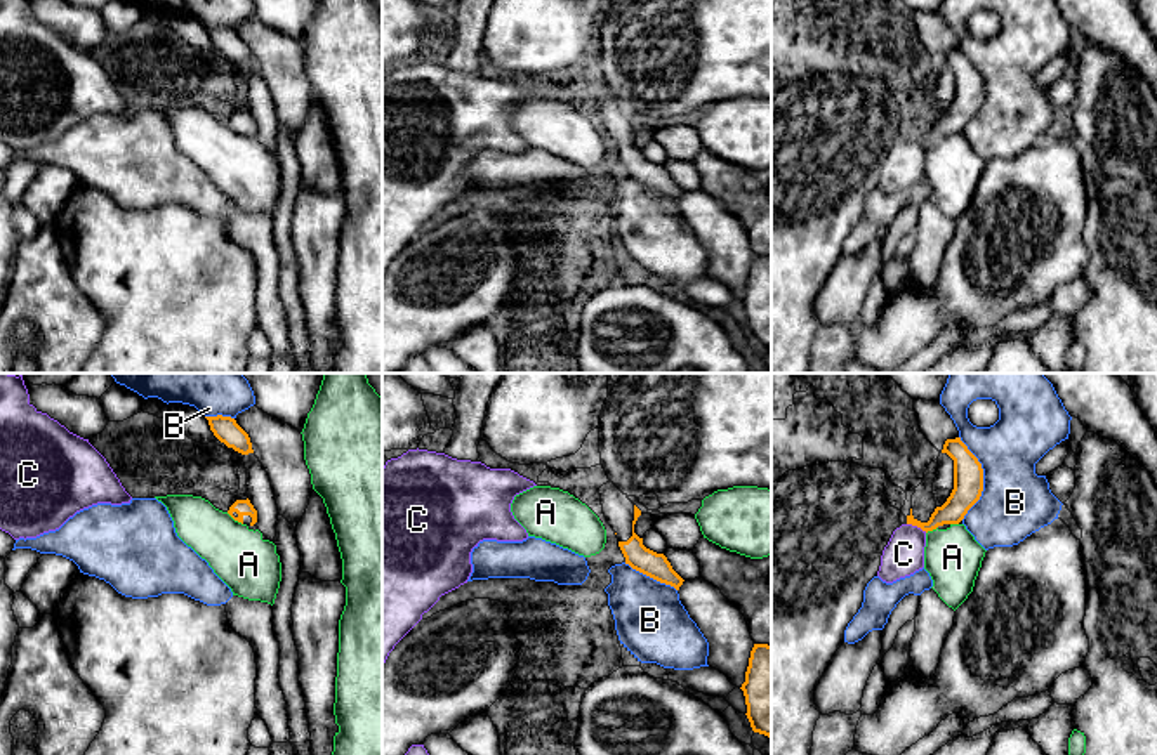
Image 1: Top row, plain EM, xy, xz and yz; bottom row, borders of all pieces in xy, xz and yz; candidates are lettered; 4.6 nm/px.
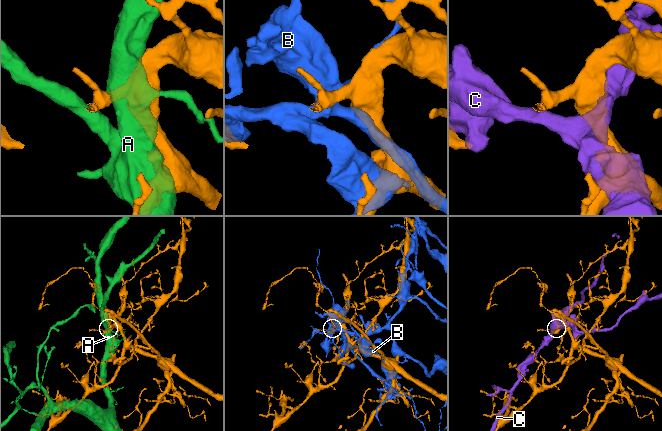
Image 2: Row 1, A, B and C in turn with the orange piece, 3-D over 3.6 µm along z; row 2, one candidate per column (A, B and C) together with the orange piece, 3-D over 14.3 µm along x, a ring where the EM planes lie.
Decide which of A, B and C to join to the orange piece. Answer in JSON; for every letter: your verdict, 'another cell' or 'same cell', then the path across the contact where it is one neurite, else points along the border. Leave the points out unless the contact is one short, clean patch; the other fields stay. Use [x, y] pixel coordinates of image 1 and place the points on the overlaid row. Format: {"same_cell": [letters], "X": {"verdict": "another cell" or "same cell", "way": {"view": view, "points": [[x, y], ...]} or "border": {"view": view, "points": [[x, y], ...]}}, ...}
{"same_cell": [], "A": {"verdict": "another cell"}, "B": {"verdict": "another cell"}, "C": {"verdict": "another cell"}}

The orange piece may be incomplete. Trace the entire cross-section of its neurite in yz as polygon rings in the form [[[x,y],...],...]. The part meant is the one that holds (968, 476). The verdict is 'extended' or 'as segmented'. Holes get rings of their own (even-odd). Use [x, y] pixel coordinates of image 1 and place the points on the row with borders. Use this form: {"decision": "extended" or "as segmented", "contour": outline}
{"decision": "as segmented", "contour": [[[961,437],[947,439],[942,453],[954,460],[954,489],[942,507],[936,507],[928,522],[910,514],[907,524],[922,531],[933,531],[943,524],[959,524],[968,510],[980,500],[983,491],[983,469],[978,458],[968,450]]]}

